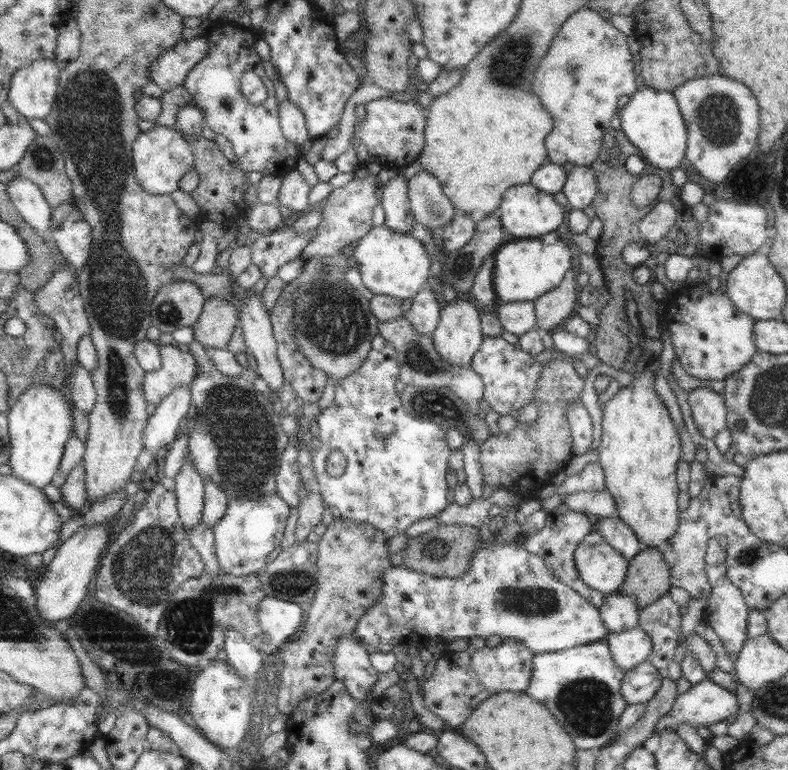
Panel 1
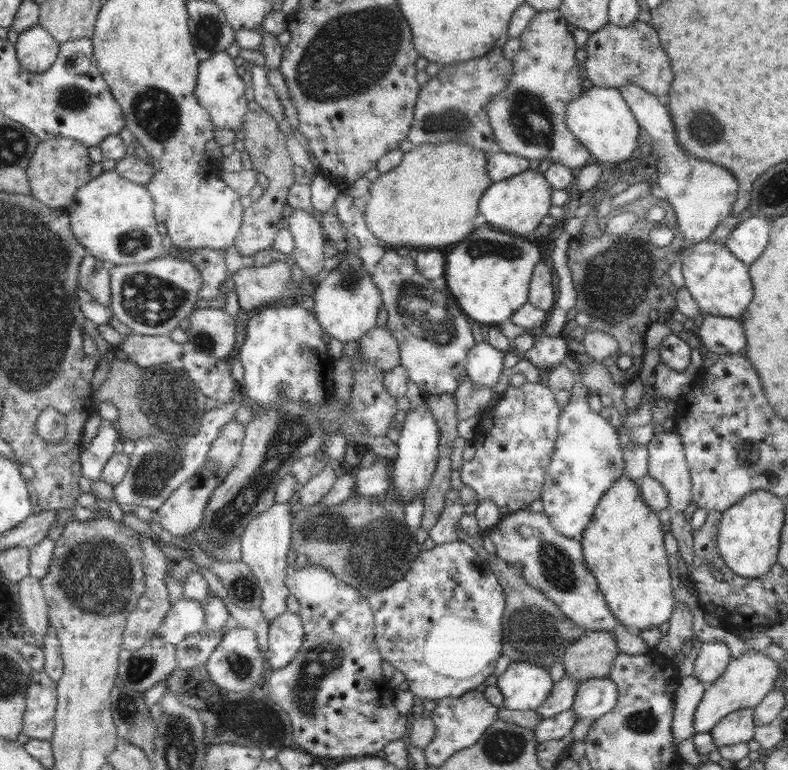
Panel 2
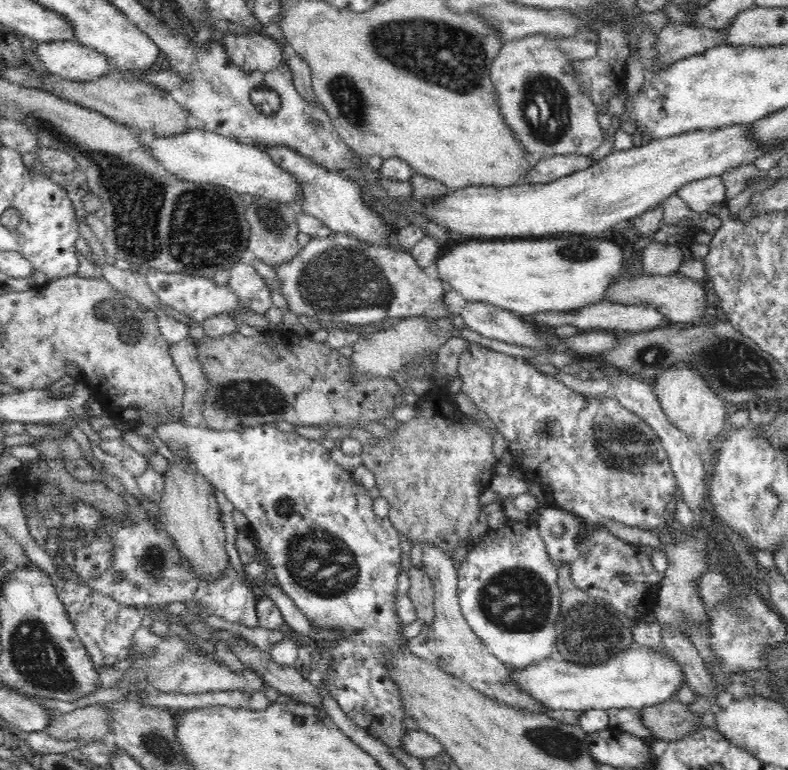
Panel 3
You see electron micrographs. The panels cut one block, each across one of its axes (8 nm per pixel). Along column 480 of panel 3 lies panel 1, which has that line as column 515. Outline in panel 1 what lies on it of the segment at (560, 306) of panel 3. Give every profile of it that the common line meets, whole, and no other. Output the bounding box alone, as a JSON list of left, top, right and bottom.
[493,239,572,303]

